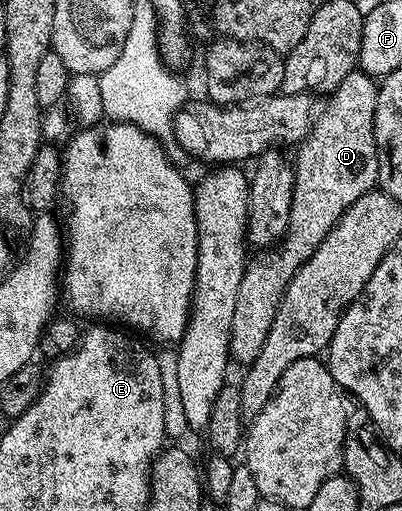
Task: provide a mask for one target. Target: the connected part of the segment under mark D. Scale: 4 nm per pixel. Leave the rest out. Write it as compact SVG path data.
M355 68L340 82L335 90L331 90L325 99L326 107L317 111L312 125L305 138L297 143L298 155L293 155L294 191L290 208L290 223L282 241L257 251L258 254L246 263L246 271L240 280L240 288L236 291L236 308L232 311L230 328L230 356L235 363L248 364L256 360L260 348L264 348L264 336L268 336L268 328L272 328L272 320L276 316L276 308L280 308L280 300L288 288L294 273L316 252L316 248L324 240L324 236L338 223L340 216L349 206L356 204L360 196L378 186L378 153L374 139L374 117L376 116L377 81Z

